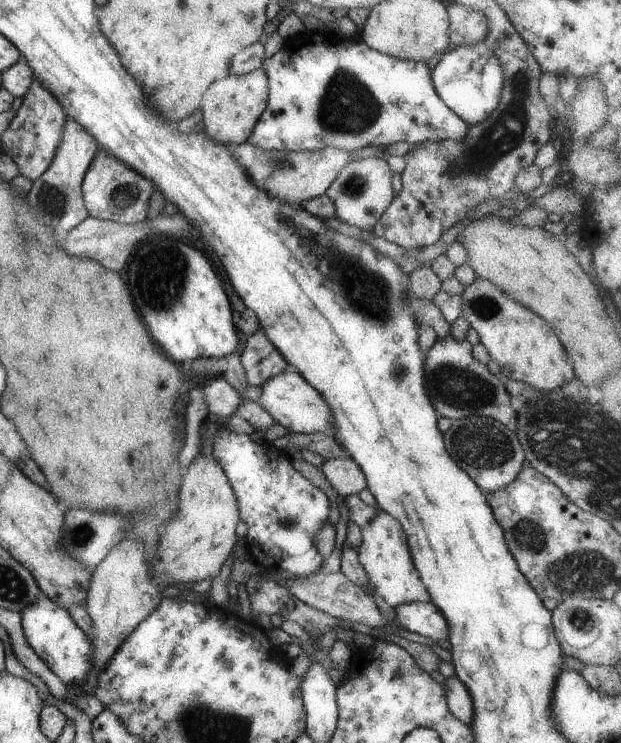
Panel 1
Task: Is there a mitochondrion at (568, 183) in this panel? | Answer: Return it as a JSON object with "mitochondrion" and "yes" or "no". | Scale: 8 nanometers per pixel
{"mitochondrion":"no"}

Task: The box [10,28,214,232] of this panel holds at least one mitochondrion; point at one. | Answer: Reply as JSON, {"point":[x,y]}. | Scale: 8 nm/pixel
{"point":[53,202]}

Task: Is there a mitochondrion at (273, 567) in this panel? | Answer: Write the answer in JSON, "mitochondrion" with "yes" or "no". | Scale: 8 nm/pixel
{"mitochondrion":"no"}

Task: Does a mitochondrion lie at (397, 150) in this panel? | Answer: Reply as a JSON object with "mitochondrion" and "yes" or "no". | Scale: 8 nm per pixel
{"mitochondrion":"no"}

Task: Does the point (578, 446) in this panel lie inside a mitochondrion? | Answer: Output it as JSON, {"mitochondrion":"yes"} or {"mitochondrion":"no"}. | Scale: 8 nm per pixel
{"mitochondrion":"yes"}

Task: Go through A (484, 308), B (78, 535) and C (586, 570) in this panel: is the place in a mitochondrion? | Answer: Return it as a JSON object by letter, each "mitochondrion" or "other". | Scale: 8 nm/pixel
{"A":"mitochondrion","B":"mitochondrion","C":"mitochondrion"}

